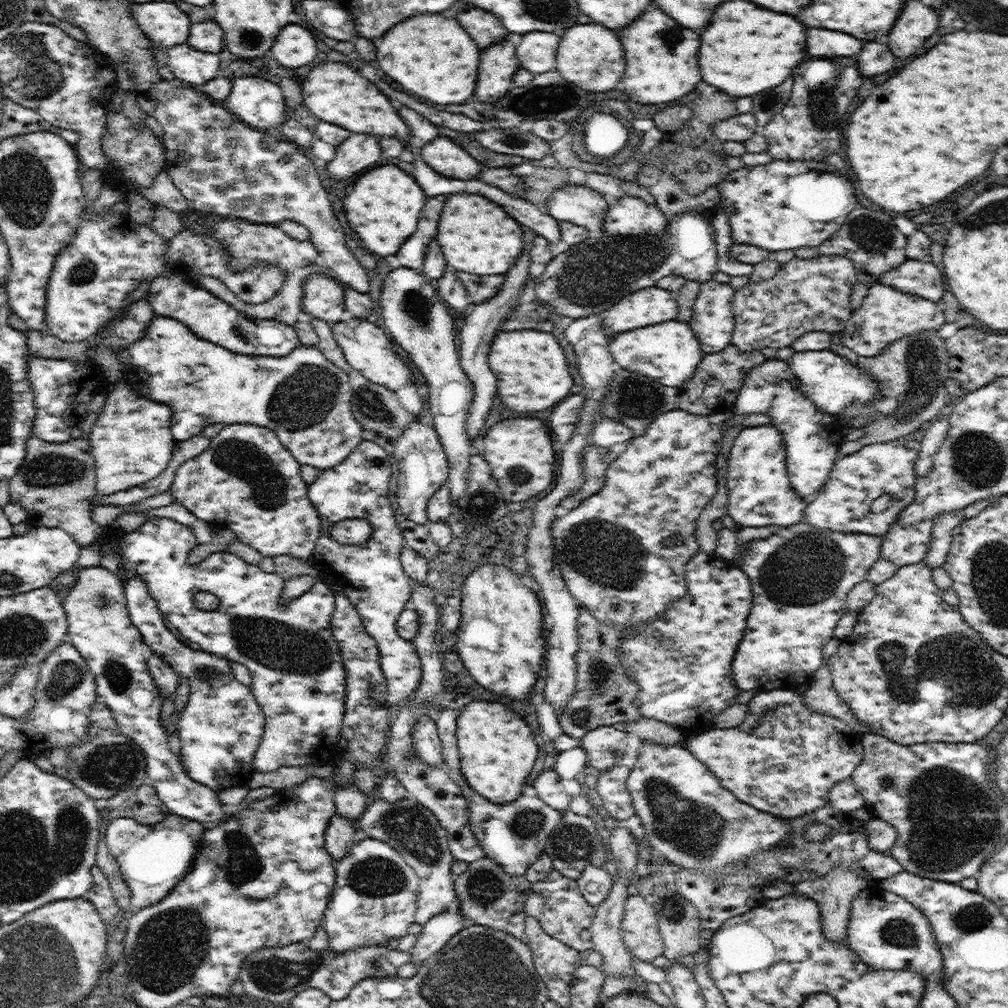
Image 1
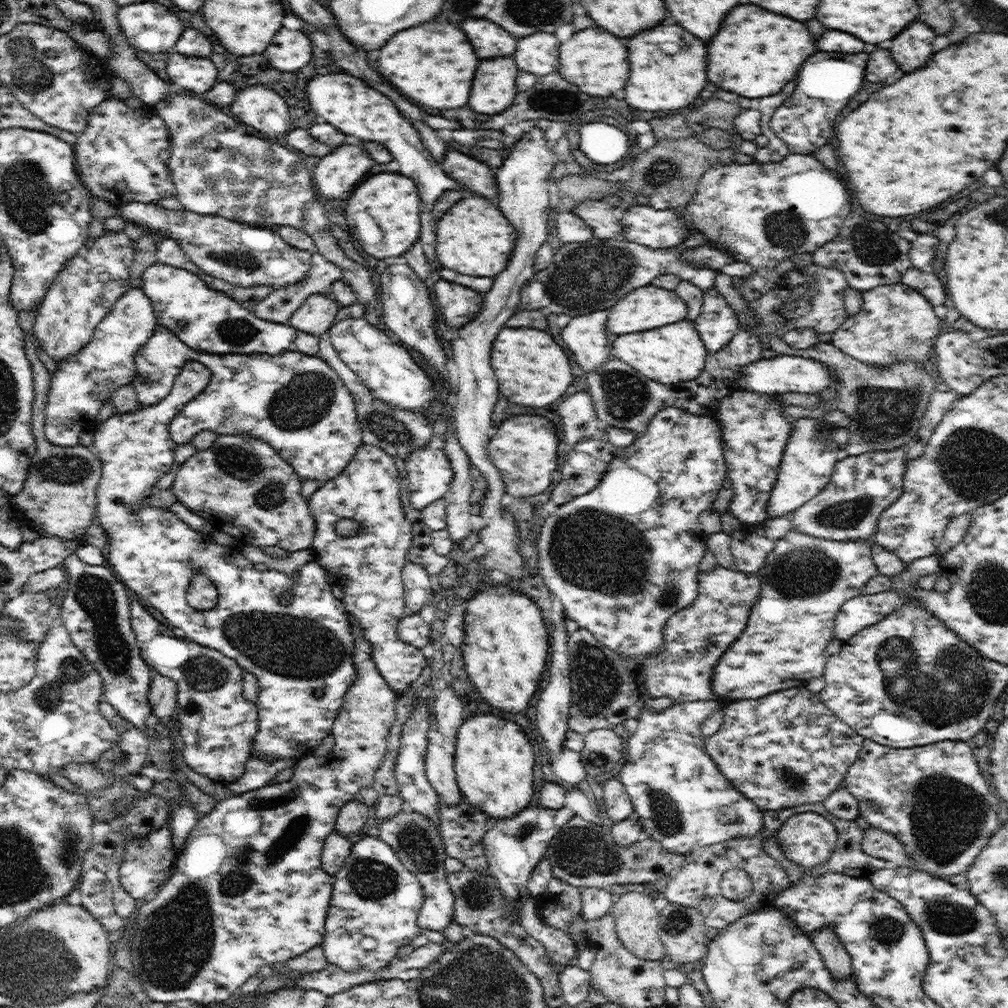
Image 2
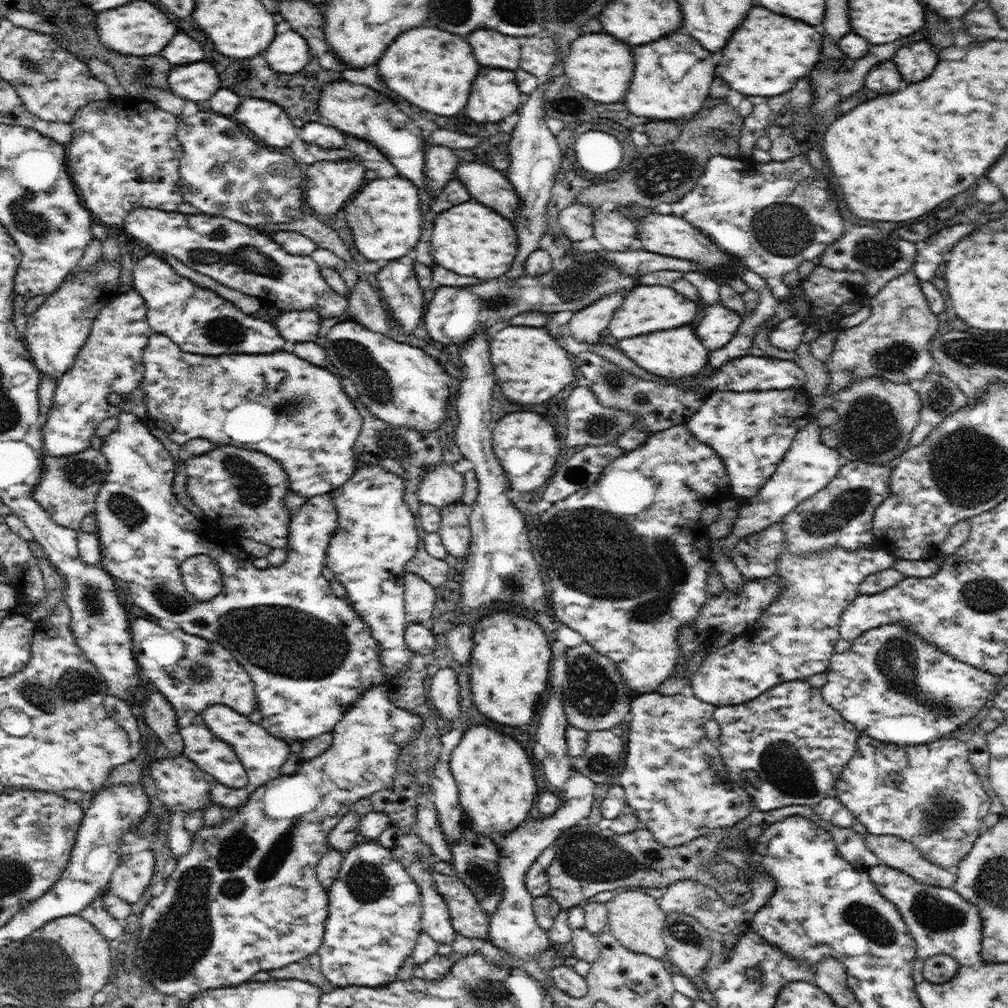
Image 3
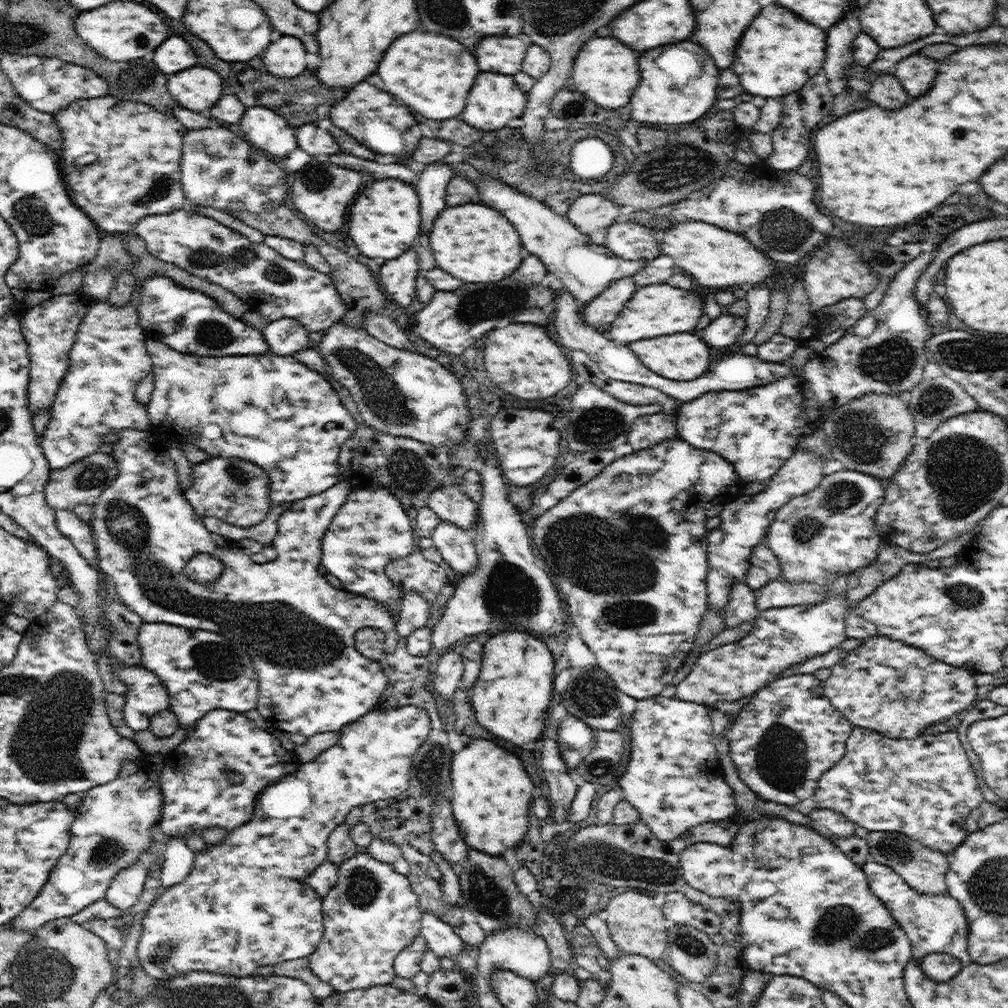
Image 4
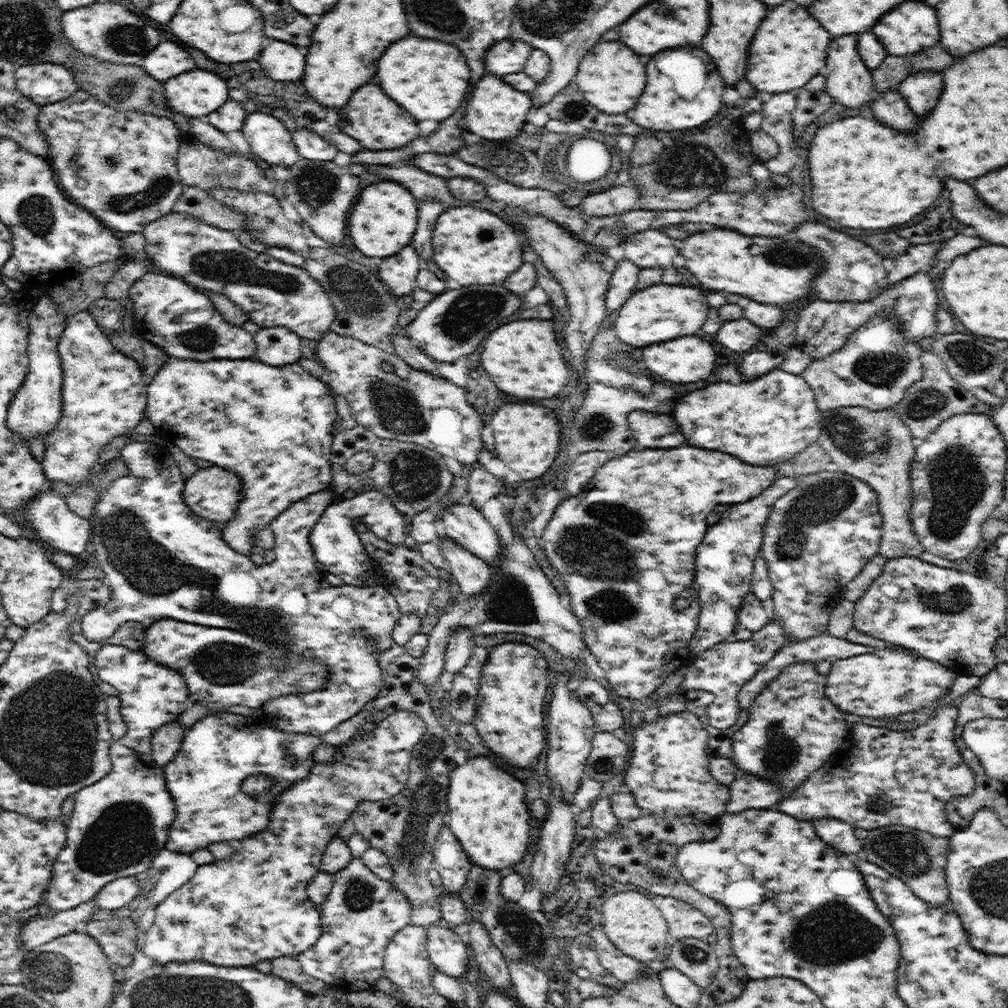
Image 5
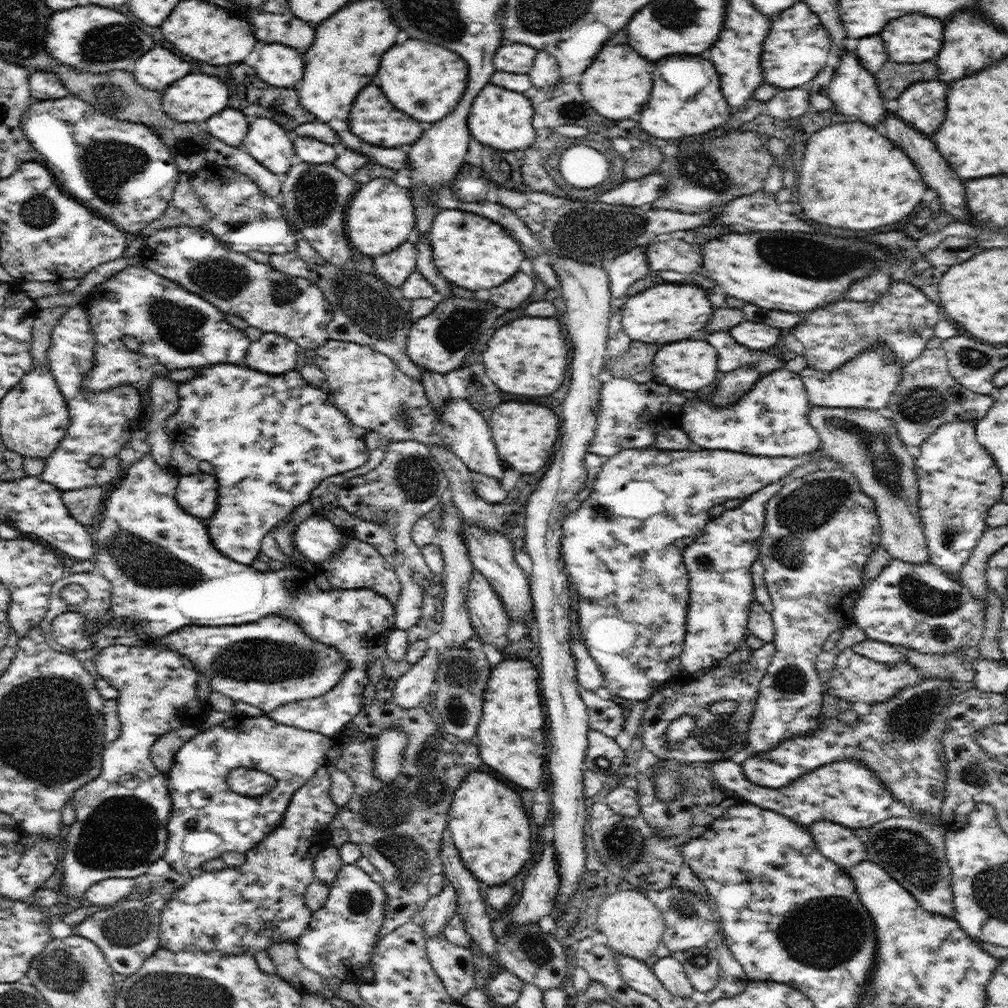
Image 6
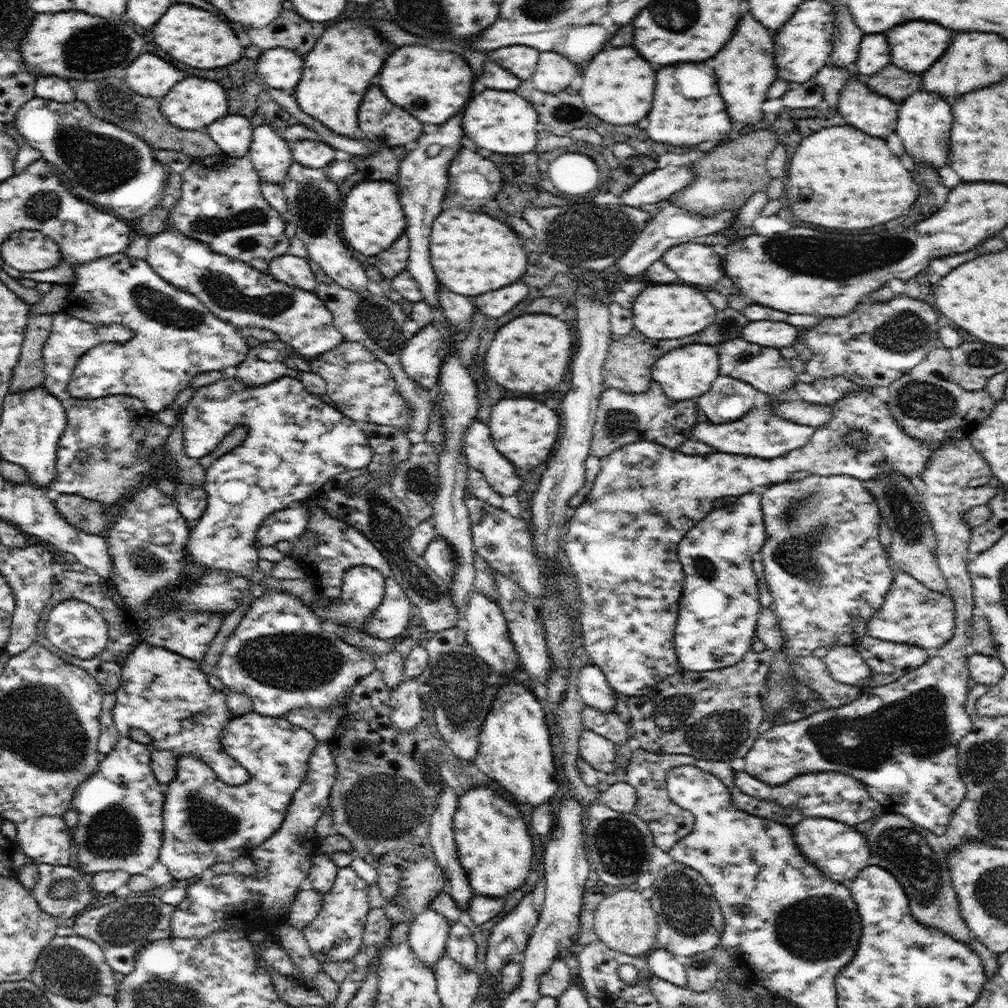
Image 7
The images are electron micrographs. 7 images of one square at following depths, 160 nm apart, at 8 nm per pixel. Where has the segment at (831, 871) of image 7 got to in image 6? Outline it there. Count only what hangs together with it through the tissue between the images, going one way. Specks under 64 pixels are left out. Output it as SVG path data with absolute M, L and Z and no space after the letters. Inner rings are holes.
M824 820L813 822L807 828L820 852L842 870L850 870L864 861L864 839L854 835L851 828Z

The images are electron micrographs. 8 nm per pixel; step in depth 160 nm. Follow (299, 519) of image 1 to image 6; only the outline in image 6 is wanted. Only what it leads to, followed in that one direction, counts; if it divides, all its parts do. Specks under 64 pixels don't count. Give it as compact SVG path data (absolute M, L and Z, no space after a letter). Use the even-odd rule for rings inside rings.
M203 471L181 475L175 497L188 514L207 521L217 509L219 482L214 475Z

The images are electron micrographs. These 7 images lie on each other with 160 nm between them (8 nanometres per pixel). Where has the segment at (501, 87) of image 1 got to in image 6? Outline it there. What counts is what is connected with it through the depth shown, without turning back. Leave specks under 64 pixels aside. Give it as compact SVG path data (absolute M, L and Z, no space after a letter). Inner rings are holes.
M488 84L472 104L472 112L468 114L468 128L480 144L488 144L500 150L522 150L536 138L536 130L532 126L532 110L533 102L521 92Z

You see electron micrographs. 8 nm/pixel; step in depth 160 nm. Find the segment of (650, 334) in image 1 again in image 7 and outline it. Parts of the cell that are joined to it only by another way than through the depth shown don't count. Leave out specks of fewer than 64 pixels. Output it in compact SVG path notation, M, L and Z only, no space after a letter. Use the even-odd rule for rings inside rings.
M696 343L669 350L664 354L664 358L654 363L652 374L653 380L663 388L666 396L680 402L696 399L708 392L716 378L720 376L718 368L718 350L714 350L708 344Z

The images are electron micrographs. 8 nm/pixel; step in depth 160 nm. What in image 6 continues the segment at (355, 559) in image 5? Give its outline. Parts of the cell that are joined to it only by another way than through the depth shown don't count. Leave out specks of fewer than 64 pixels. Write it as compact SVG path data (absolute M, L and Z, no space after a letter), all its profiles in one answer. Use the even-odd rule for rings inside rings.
M316 514L299 524L293 534L295 550L317 564L340 552L345 540L347 535L327 518Z

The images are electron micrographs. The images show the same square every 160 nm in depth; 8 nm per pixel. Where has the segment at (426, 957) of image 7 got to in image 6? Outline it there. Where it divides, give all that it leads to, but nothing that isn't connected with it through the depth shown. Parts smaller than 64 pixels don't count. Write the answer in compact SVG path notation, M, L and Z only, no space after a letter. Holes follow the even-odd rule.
M445 878L443 889L433 897L427 899L420 915L425 923L422 926L425 935L431 937L443 932L444 925L457 913L457 892L453 884Z

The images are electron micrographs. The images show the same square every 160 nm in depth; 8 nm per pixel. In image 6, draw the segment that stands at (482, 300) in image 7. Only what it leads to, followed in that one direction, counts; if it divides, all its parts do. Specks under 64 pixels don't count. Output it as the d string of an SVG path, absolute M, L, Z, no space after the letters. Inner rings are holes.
M518 272L514 278L510 278L508 282L504 282L502 286L492 288L490 300L496 306L504 306L504 308L516 308L522 300L526 300L534 290L534 278Z

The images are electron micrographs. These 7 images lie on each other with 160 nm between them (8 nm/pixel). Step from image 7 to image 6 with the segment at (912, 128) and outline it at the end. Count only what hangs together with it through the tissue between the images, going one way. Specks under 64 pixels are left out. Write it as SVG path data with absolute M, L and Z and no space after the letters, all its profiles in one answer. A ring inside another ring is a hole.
M938 80L915 82L897 98L898 108L894 114L922 134L932 136L940 122L944 122L946 96L948 88Z

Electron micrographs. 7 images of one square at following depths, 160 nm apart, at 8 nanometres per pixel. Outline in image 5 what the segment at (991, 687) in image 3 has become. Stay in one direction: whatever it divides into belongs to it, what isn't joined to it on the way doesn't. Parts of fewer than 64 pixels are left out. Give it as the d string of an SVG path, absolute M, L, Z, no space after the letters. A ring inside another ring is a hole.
M879 650L868 654L860 654L851 658L838 659L831 663L830 672L826 675L826 696L841 711L868 716L874 719L892 718L906 712L919 712L924 707L936 705L945 694L949 694L958 674L926 658L908 652L896 652L896 650Z

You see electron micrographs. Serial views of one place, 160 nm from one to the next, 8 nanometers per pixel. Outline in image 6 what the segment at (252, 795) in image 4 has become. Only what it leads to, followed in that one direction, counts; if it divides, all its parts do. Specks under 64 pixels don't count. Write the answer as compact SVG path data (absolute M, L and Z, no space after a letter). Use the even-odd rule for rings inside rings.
M267 714L260 717L248 717L239 715L208 730L201 729L188 742L185 742L176 753L175 761L167 772L169 793L172 797L172 810L167 824L167 847L163 854L172 870L177 873L190 872L201 868L204 862L220 858L226 851L235 850L246 852L266 836L283 821L285 810L289 805L292 795L303 784L306 784L316 774L316 770L327 762L327 752L332 748L334 738L326 737L318 732L296 729L275 722ZM248 767L254 770L262 769L272 775L276 780L276 786L262 796L244 796L230 790L227 783L229 772L233 768ZM195 790L204 790L210 793L210 803L203 808L193 808L188 801L188 796Z

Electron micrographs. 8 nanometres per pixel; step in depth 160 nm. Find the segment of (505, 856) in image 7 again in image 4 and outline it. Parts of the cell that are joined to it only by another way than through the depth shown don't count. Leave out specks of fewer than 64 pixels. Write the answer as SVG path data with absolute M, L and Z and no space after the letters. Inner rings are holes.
M478 737L453 753L449 775L450 804L466 844L499 857L503 857L506 848L515 849L528 832L528 810L534 790L522 760L492 740Z

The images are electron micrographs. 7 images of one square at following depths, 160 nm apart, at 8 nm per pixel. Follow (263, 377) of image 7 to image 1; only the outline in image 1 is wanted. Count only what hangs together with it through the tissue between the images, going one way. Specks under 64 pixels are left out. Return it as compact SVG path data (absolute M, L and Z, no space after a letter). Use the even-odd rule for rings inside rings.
M310 273L303 282L303 310L311 318L334 324L344 314L345 289L345 284L330 275Z

